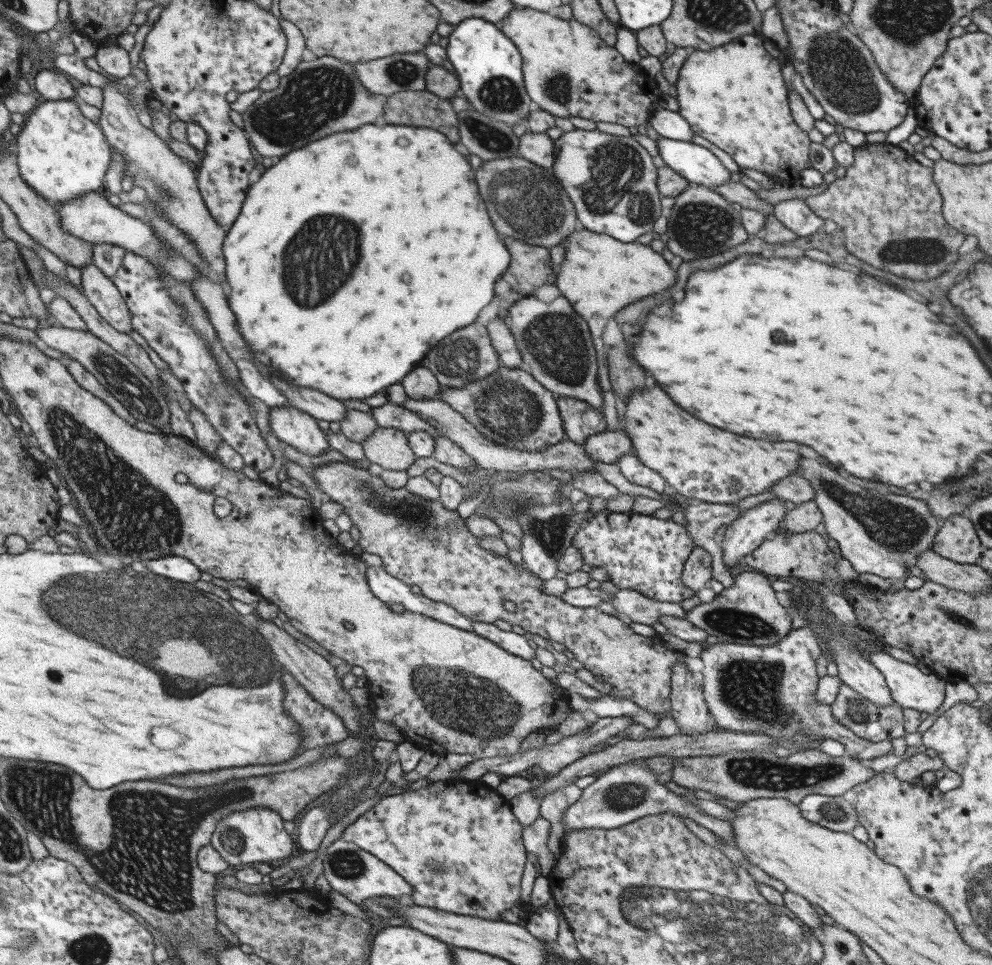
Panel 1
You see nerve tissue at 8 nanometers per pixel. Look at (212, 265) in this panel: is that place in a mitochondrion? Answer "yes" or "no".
no

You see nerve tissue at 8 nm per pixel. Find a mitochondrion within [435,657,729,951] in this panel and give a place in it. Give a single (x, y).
(620, 798)

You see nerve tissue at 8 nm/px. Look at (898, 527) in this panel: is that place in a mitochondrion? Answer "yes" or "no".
yes

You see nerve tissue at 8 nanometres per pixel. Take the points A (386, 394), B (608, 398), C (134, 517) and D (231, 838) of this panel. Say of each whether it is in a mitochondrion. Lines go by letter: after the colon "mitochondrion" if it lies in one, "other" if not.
A: other
B: other
C: mitochondrion
D: mitochondrion

